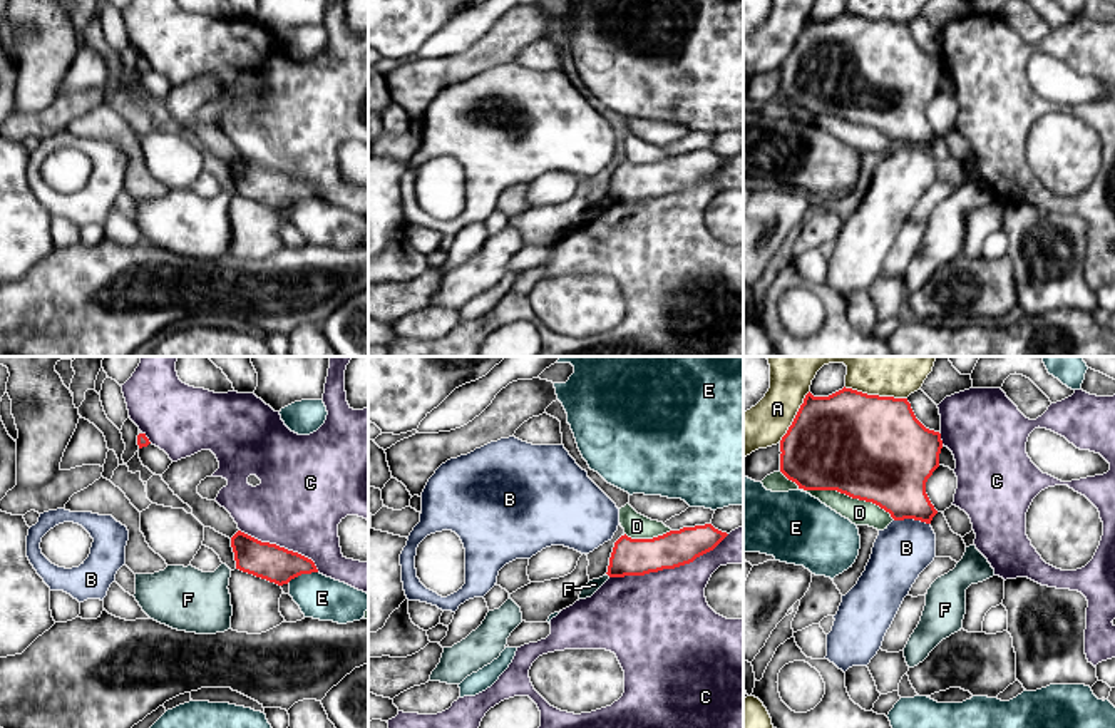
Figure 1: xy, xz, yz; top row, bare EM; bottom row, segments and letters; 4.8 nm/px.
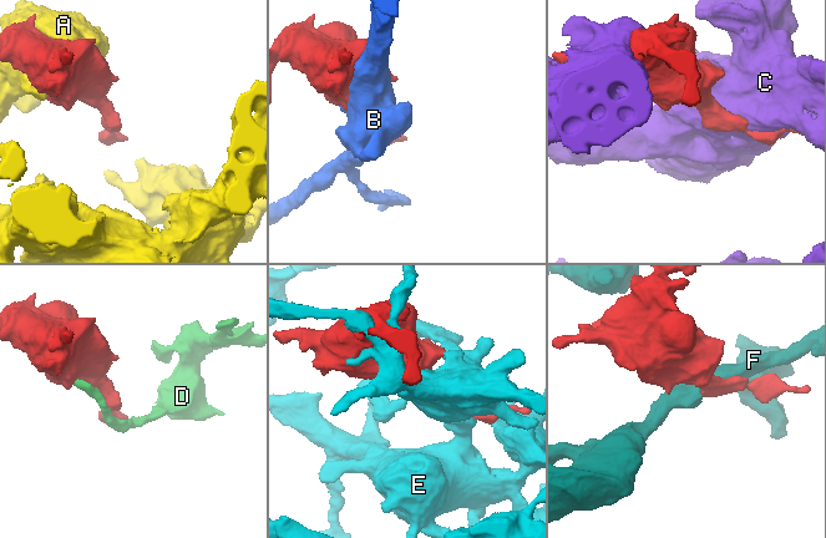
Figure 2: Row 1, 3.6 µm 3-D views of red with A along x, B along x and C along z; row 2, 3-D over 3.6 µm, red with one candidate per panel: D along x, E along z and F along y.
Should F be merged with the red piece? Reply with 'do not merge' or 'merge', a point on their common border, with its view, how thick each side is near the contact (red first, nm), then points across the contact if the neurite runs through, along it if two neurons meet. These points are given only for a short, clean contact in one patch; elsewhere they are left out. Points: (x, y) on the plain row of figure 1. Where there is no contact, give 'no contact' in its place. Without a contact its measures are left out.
do not merge | xz (608, 199) | 180/60 nm | along xz (606, 198), (610, 201)

